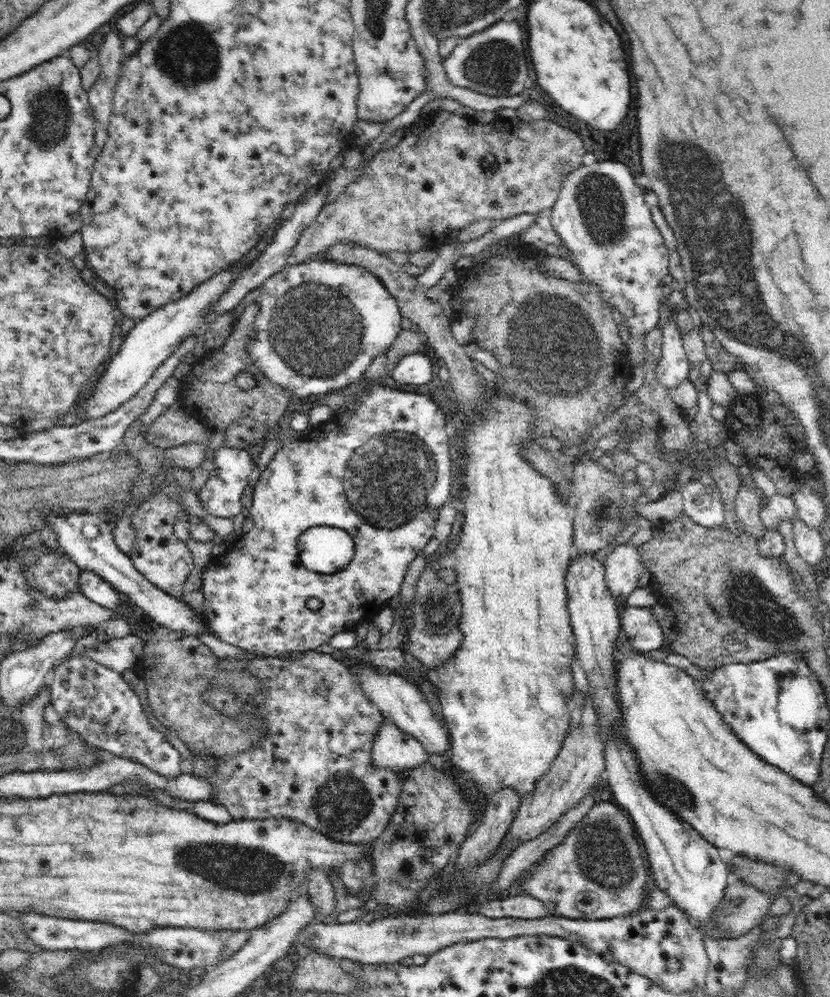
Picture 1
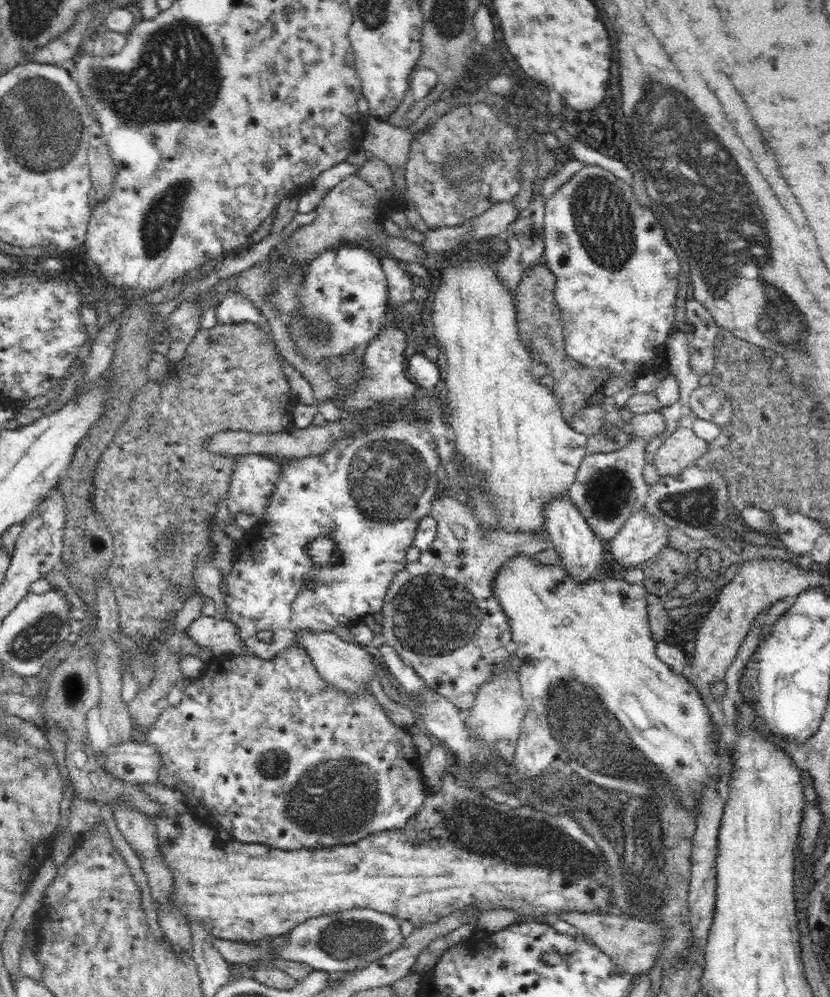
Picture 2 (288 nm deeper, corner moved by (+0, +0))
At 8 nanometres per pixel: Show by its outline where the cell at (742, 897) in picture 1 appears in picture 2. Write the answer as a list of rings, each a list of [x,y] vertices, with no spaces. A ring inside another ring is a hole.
[[[560,912],[558,914],[560,920],[570,922],[572,926],[576,926],[580,930],[582,936],[586,936],[590,942],[594,942],[604,954],[610,956],[612,964],[616,966],[616,970],[628,978],[638,976],[642,972],[650,972],[656,964],[656,956],[658,952],[662,952],[664,946],[664,938],[666,938],[666,930],[660,924],[652,924],[652,922],[644,922],[644,920],[636,920],[632,916],[620,914],[584,914],[584,912]]]

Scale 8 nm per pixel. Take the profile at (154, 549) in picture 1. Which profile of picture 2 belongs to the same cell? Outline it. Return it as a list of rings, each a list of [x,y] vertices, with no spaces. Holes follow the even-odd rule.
[[[216,614],[214,618],[210,616],[198,616],[190,628],[186,630],[190,640],[194,640],[200,646],[208,646],[216,658],[220,656],[228,656],[228,658],[236,658],[236,656],[248,656],[242,638],[238,634],[238,626],[232,624],[230,620],[220,618],[220,614]]]

